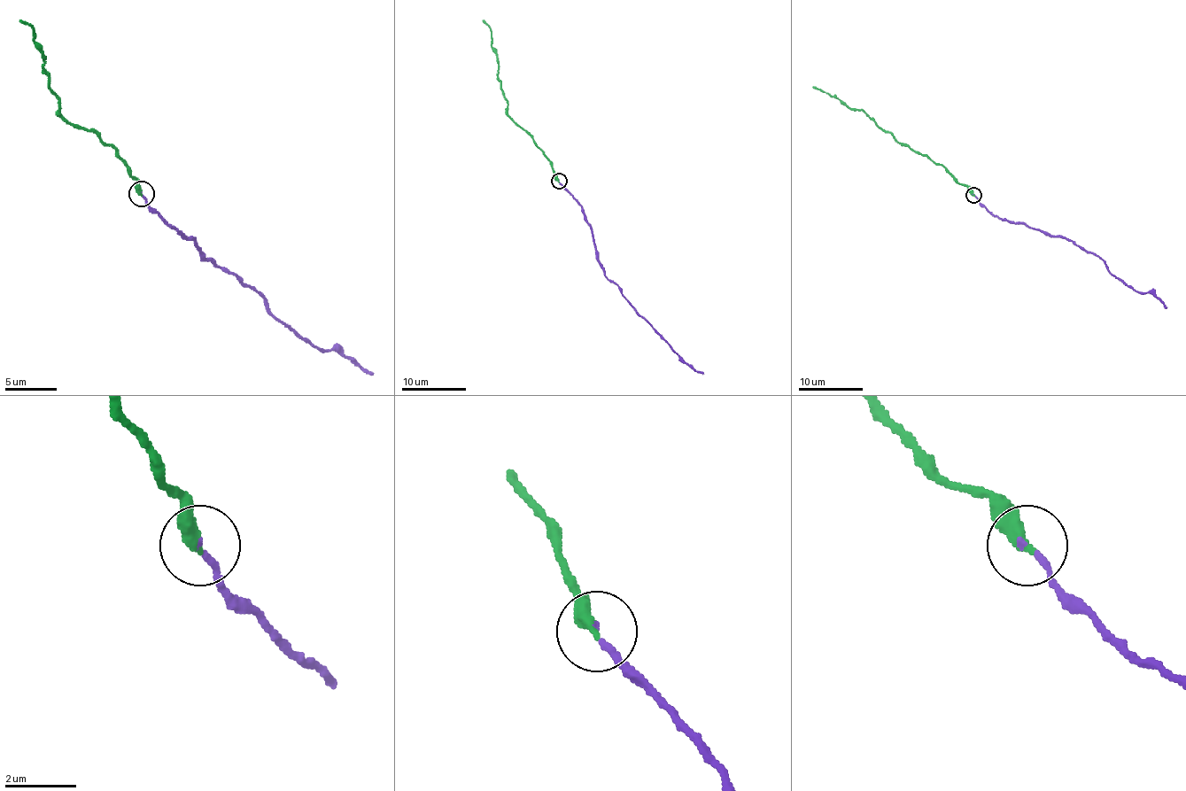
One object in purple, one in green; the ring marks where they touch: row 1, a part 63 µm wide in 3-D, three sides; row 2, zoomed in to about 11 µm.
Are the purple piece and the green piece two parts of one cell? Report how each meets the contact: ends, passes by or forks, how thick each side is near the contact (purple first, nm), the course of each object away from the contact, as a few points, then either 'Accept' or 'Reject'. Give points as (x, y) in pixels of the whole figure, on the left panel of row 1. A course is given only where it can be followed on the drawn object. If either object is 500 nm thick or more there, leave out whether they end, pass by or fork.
At the ring purple ends. At the ring green ends. Thickness 160 nm (purple) against 440 nm. Course of purple: (142, 192), (178, 231), (191, 236), (204, 257), (251, 286), (282, 321), (315, 348), (338, 350), (372, 374). Course of green: (142, 192), (132, 169), (111, 146), (96, 133), (74, 127), (59, 112), (34, 29), (20, 19). Accept

